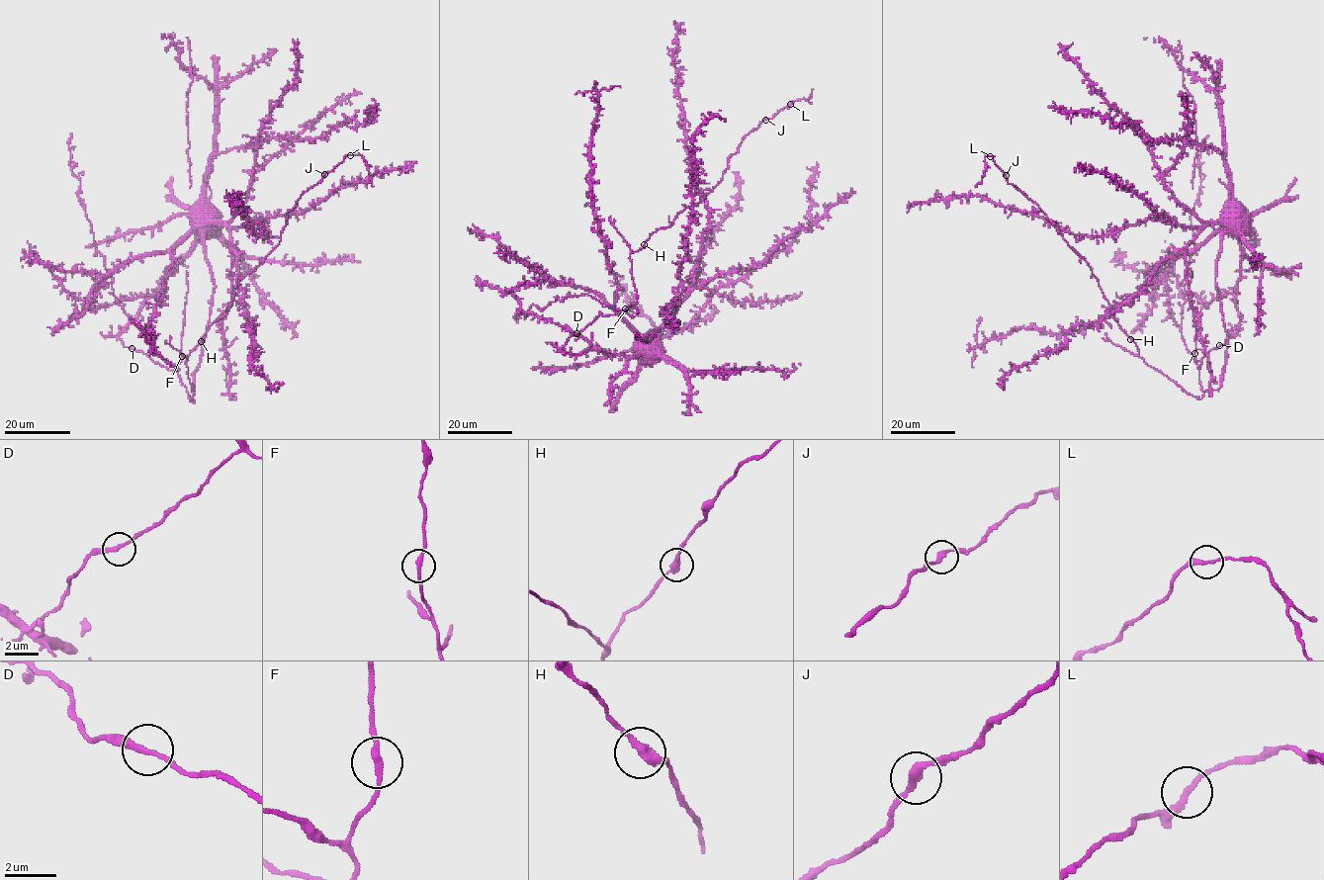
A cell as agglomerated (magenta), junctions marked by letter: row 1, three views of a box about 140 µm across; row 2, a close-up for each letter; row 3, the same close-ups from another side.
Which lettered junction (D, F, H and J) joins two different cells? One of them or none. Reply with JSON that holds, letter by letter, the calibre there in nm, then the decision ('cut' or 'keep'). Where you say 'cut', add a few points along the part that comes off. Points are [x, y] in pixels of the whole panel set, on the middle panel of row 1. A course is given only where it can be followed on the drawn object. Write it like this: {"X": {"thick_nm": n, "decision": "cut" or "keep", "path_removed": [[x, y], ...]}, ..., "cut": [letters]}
{"D": {"thick_nm": 240, "decision": "keep"}, "F": {"thick_nm": 240, "decision": "keep"}, "H": {"thick_nm": 340, "decision": "keep"}, "J": {"thick_nm": 280, "decision": "keep"}, "cut": []}

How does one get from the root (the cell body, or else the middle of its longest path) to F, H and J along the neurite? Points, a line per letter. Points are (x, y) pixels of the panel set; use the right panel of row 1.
F: (1219, 345), (1201, 359), (1199, 368), (1194, 353)
H: (1219, 345), (1201, 359), (1198, 382), (1203, 396), (1200, 399), (1147, 365), (1130, 339)
J: (1219, 345), (1201, 359), (1201, 399), (1147, 365), (1115, 319), (1086, 260), (1006, 175)

